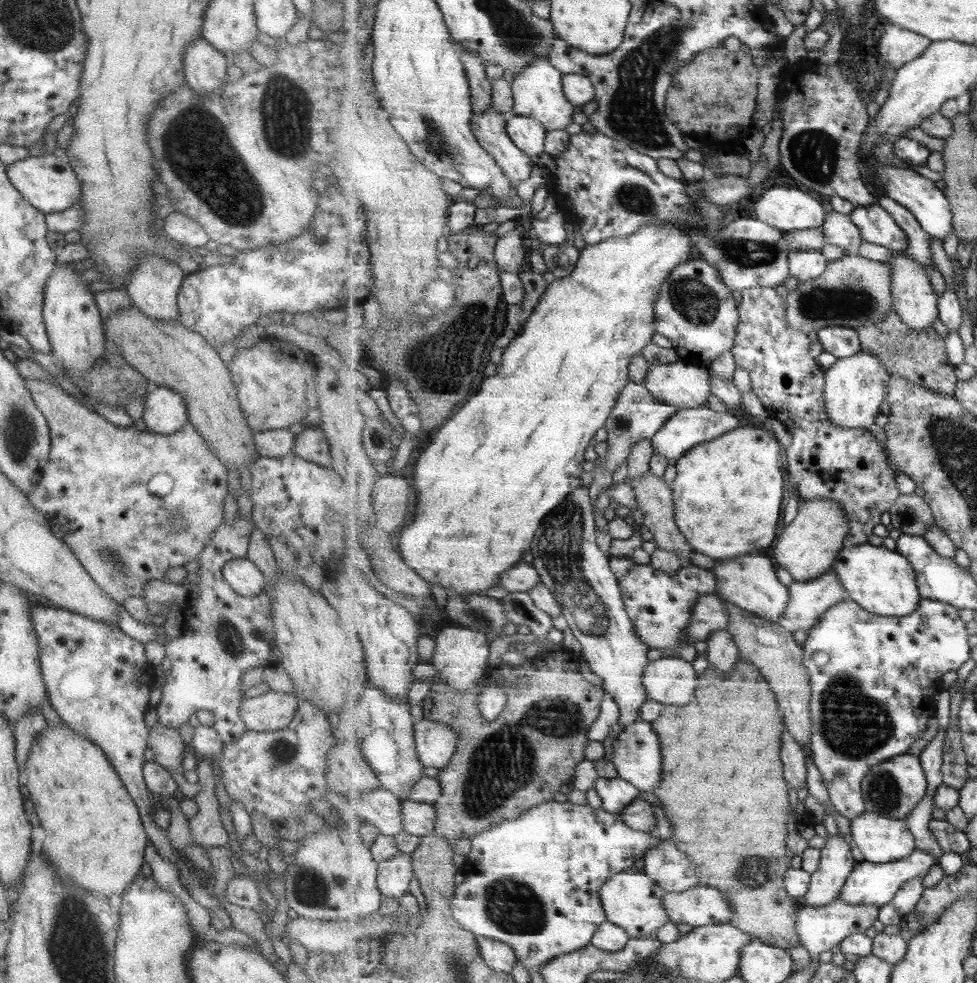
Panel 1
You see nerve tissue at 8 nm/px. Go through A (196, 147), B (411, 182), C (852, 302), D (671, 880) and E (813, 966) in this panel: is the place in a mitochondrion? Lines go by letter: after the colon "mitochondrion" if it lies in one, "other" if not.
A: mitochondrion
B: other
C: mitochondrion
D: other
E: other

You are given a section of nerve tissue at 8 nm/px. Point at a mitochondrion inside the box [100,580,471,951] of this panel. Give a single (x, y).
(234, 640)

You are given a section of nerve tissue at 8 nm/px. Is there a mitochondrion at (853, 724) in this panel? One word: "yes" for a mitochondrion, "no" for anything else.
yes

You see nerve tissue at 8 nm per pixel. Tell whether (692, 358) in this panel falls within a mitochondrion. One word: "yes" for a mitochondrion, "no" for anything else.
no

